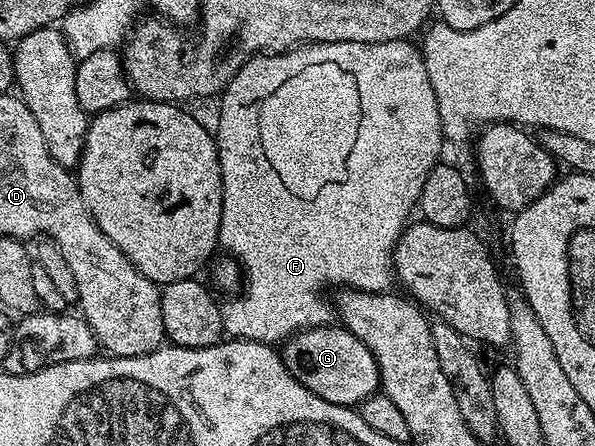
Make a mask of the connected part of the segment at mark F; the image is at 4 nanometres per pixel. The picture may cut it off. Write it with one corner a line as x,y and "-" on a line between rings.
408,39
392,40
391,42
331,42
330,44
307,43
288,52
279,52
276,54
258,54
252,56
245,65
235,74
233,81
225,88
219,97
221,110
216,117
215,139
217,141
217,153
219,154
219,166
221,167
221,181
223,182
223,210
221,211
221,221
219,222
219,244
222,249
226,248
228,255
236,260
243,273
243,292
245,296
238,295
236,298
229,298
221,304
221,317
225,327
225,336
229,338
240,338
243,340
258,340
261,344
276,345
278,342
284,342
296,332
302,332
304,328
324,328
330,323
329,319
334,319
335,308
332,303
329,304
321,295
325,288
332,284
342,284
342,289
357,288
360,292
387,292
394,287
395,273
393,271
393,251
397,245
397,239
401,237
407,221
410,219
409,211
418,207
423,190
423,182
427,182
427,174
442,159
441,144
443,137
441,135
441,123
439,122
439,102
435,102
435,90
431,90
431,78
427,78
427,66
425,57
422,56
420,47

